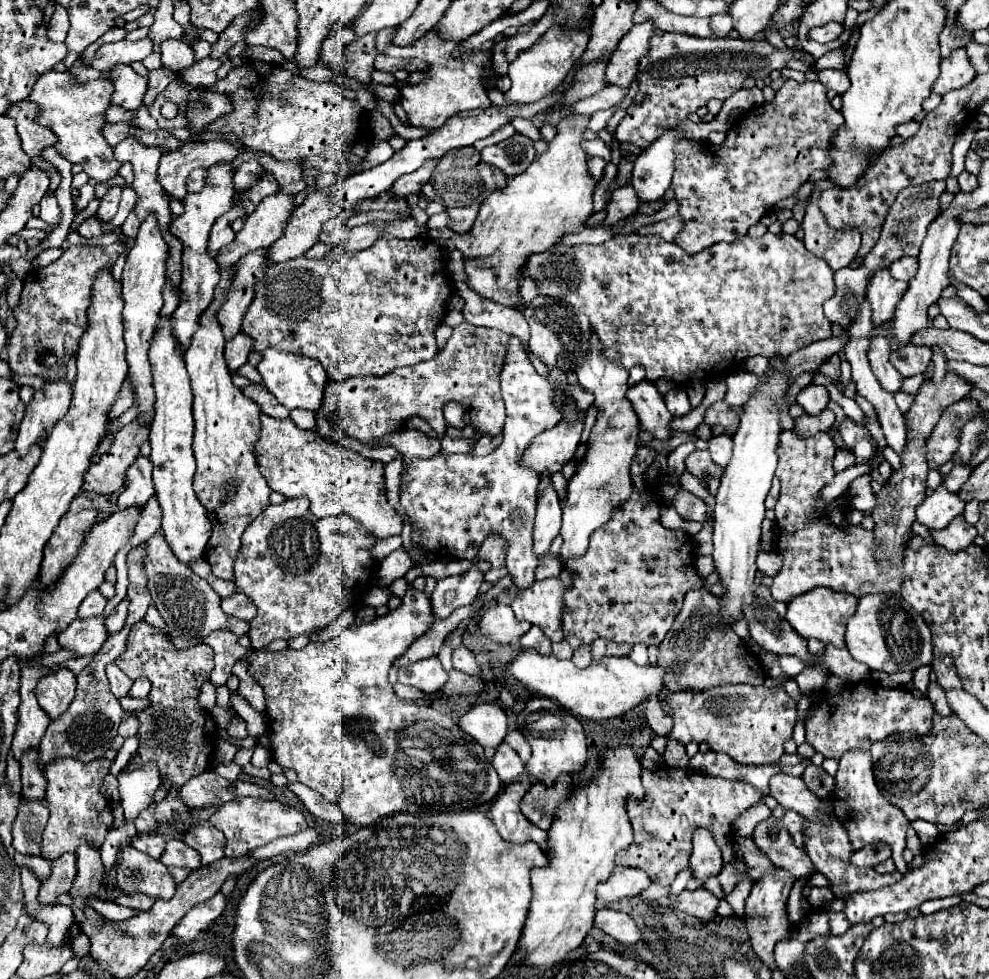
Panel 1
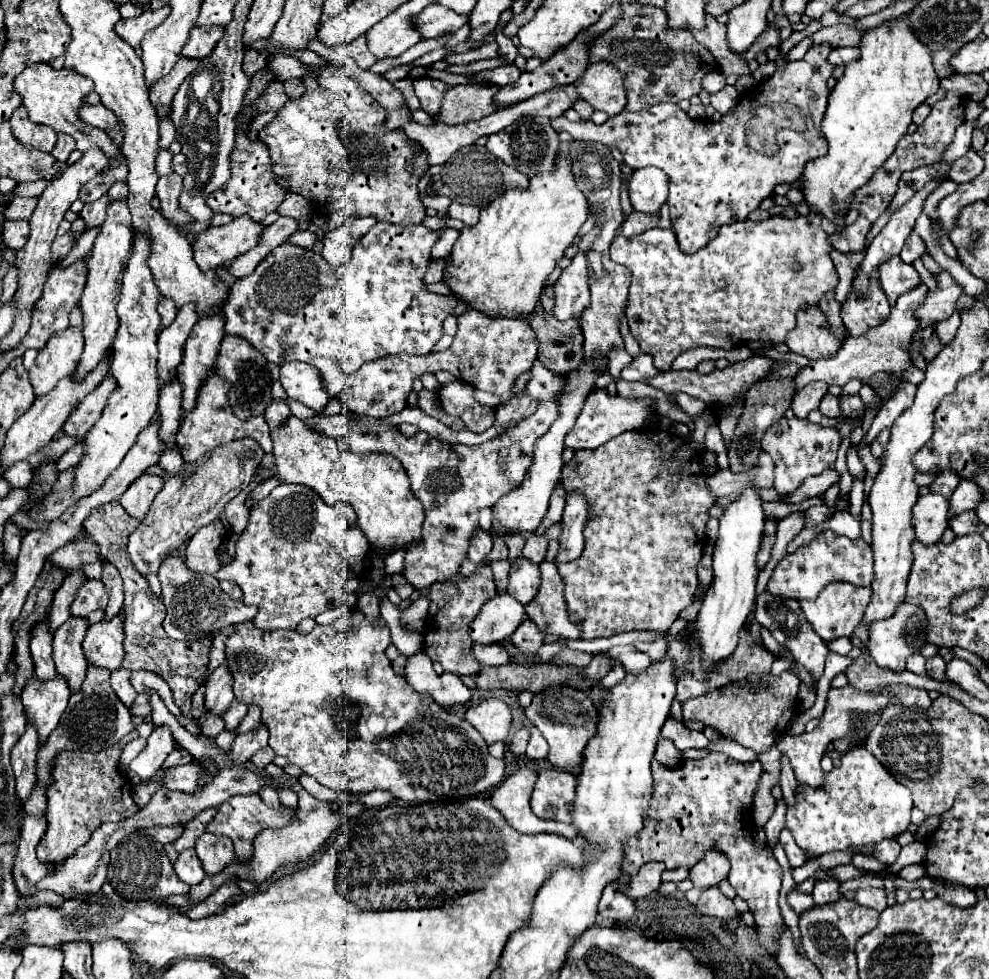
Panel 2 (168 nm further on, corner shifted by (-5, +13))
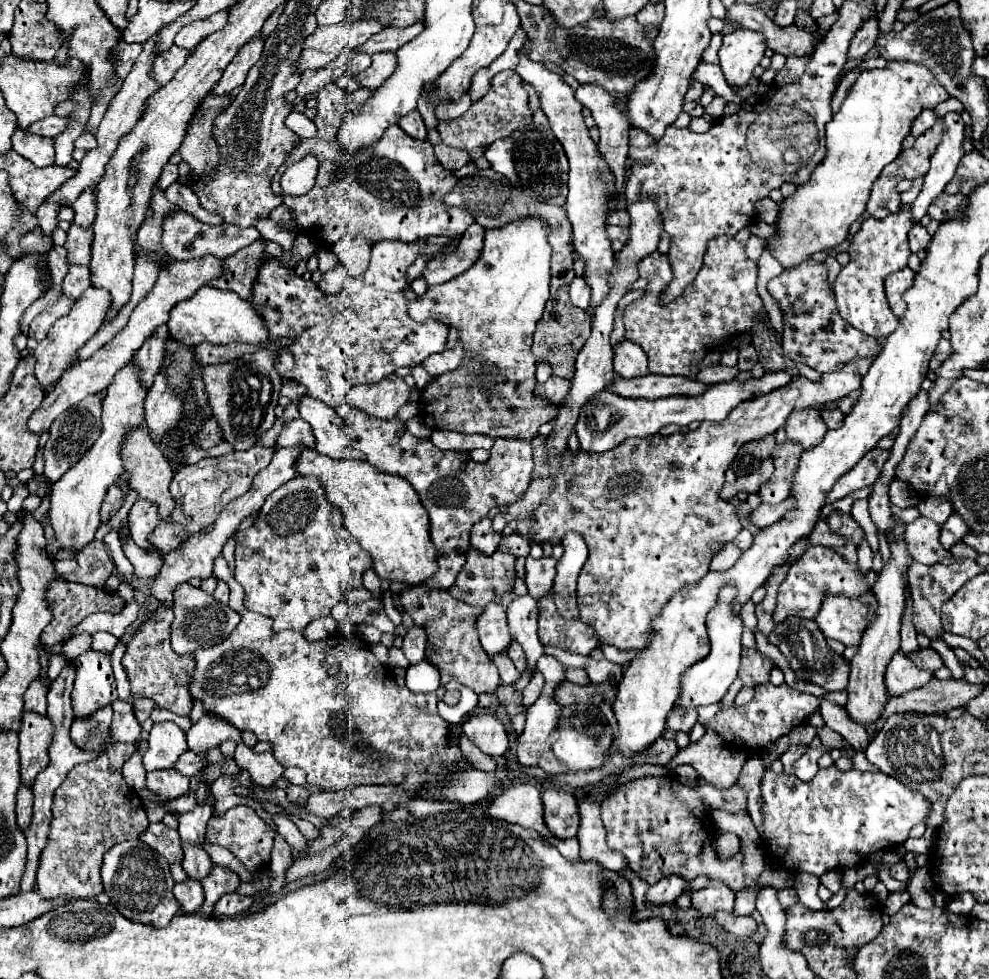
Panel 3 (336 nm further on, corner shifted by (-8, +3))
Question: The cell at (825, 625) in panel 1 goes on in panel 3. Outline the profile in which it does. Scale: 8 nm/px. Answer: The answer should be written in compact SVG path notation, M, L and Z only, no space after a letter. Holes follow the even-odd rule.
M869 591L861 597L849 599L845 595L827 595L815 623L825 637L841 641L845 647L857 647L861 635L873 619L877 607L875 595Z

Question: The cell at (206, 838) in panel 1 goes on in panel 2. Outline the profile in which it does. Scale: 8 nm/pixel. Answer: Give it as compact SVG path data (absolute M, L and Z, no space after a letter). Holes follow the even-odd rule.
M204 831L198 837L196 853L206 873L220 873L220 869L224 869L224 865L230 865L236 857L232 849L232 841L228 841L228 837L214 835L210 831Z

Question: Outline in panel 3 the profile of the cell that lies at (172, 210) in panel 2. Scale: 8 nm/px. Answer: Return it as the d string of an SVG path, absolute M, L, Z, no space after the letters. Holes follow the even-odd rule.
M177 211L171 213L165 223L163 223L163 249L167 251L167 255L175 261L189 261L189 259L201 259L205 255L215 255L219 259L225 259L229 255L233 255L235 251L251 245L253 241L257 241L259 233L255 227L247 227L241 229L233 223L221 223L221 225L205 225L201 221L197 221L193 215L185 213L185 211Z

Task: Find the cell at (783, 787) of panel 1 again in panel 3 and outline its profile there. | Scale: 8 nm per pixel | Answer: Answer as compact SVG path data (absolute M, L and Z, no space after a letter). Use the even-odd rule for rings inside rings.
M749 757L737 777L737 785L745 791L747 795L747 809L751 813L751 819L757 827L757 831L761 831L759 823L761 823L761 815L759 815L759 805L761 805L761 789L759 789L759 783L761 783L761 777L765 773L765 765L761 761L761 757Z

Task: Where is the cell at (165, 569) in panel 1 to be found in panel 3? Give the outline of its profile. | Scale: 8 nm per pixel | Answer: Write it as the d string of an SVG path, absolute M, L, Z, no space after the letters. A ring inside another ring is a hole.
M181 583L173 593L173 625L171 625L171 647L177 653L193 653L199 647L221 643L241 621L239 613L235 613L229 605L215 601L209 593L193 587L189 583Z

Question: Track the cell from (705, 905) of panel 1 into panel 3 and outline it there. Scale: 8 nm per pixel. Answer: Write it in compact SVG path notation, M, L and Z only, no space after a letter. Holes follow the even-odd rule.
M717 911L713 917L725 931L729 931L737 937L751 937L757 931L757 923L753 917L737 917L737 915L725 913L725 911Z

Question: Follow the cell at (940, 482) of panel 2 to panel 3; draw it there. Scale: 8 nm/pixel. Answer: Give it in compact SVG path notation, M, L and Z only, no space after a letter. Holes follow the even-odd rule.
M927 497L927 499L921 499L917 503L917 509L919 509L919 513L923 517L929 517L939 525L943 525L947 521L947 517L951 515L951 503L947 503L947 499L931 499L931 497Z

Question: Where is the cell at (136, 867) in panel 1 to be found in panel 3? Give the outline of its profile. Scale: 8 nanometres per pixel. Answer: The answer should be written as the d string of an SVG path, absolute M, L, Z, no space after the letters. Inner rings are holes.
M139 839L119 843L107 851L101 863L101 881L115 909L129 921L163 929L179 913L179 903L175 903L173 897L175 883L171 879L169 865L161 855L155 855L155 851L151 851L151 847Z

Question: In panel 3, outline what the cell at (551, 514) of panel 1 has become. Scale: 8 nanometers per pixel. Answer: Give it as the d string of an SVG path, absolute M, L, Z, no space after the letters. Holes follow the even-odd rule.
M527 557L525 583L527 583L529 595L533 595L533 599L541 599L551 593L555 565L557 565L557 561L553 557L541 557L541 559Z

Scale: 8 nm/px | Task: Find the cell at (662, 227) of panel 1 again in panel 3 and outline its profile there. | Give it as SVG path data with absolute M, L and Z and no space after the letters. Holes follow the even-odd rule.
M607 225L607 237L611 239L611 249L617 253L617 251L623 249L623 243L627 241L627 229L615 227L615 225Z

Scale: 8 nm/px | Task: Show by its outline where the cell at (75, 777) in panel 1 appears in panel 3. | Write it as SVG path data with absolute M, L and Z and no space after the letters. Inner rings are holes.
M115 743L115 747L111 745L97 759L75 765L67 773L65 781L57 787L53 807L51 807L53 819L51 819L49 841L45 849L41 851L39 869L37 869L37 887L39 887L37 891L43 899L57 899L57 897L67 897L69 901L95 899L103 891L101 879L99 879L99 863L103 855L117 843L139 839L139 835L149 827L139 795L131 787L127 787L121 777L121 767L133 755L133 751L135 751L135 745Z

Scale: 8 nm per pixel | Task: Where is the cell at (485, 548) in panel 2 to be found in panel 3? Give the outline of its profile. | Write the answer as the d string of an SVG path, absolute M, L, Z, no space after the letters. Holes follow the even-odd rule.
M487 517L481 519L477 525L473 525L473 529L471 529L471 545L477 547L479 551L483 551L485 555L495 553L501 539L503 539L503 535L493 531L491 519L487 519Z

